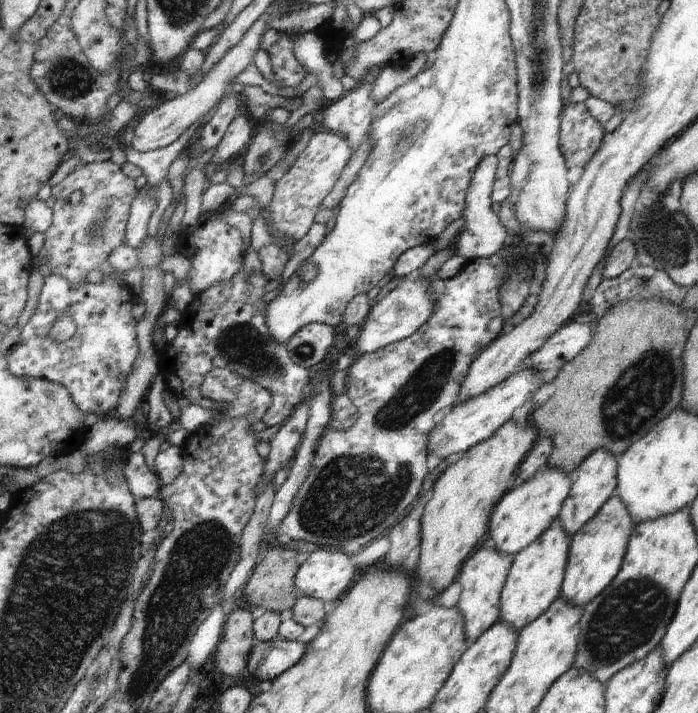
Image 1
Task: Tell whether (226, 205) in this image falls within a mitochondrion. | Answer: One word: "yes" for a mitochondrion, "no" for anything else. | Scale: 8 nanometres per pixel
no

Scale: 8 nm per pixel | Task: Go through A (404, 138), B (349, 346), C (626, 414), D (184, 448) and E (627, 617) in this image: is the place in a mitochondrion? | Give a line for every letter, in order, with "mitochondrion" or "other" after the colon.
A: mitochondrion
B: other
C: mitochondrion
D: other
E: mitochondrion

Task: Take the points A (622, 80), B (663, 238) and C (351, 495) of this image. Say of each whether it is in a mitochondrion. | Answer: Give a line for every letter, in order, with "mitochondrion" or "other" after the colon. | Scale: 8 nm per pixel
A: mitochondrion
B: mitochondrion
C: mitochondrion

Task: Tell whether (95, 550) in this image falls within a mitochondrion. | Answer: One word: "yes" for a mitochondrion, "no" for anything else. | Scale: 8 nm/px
yes

